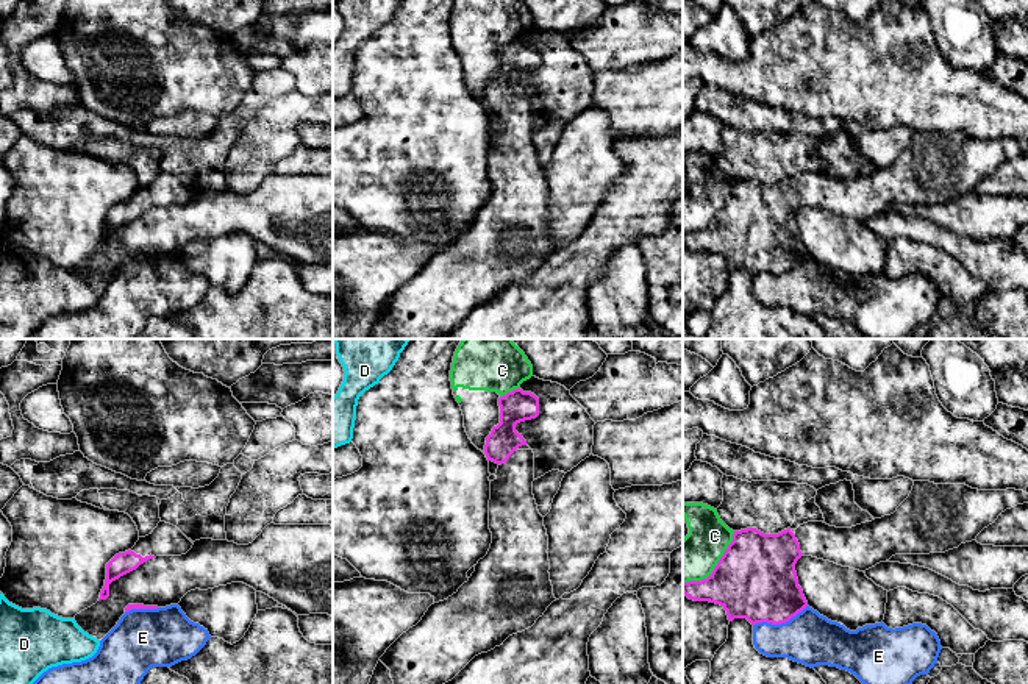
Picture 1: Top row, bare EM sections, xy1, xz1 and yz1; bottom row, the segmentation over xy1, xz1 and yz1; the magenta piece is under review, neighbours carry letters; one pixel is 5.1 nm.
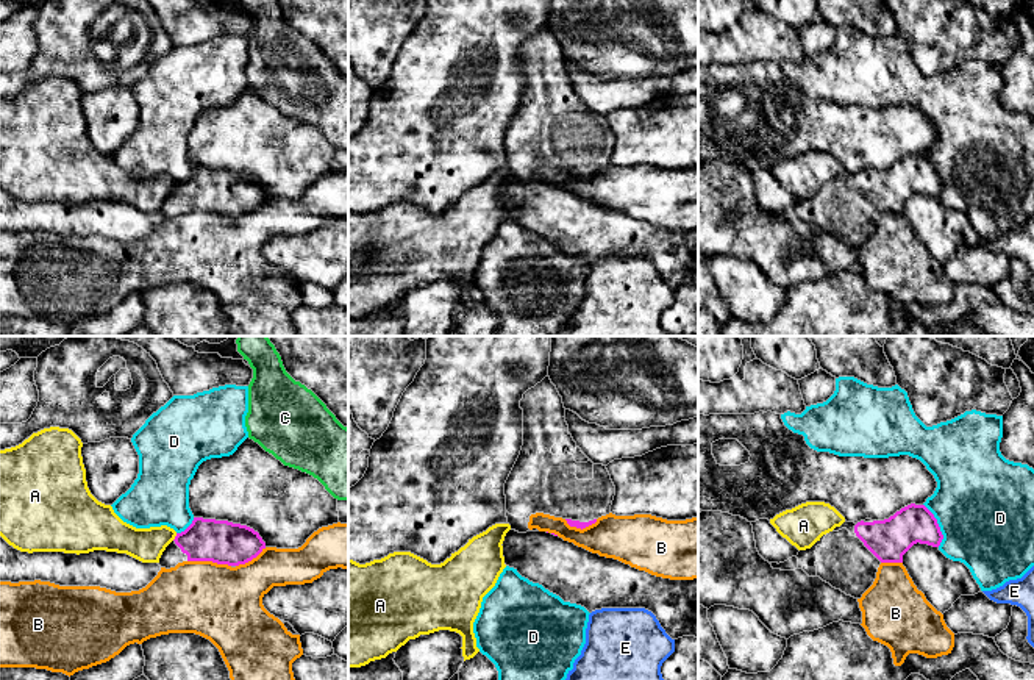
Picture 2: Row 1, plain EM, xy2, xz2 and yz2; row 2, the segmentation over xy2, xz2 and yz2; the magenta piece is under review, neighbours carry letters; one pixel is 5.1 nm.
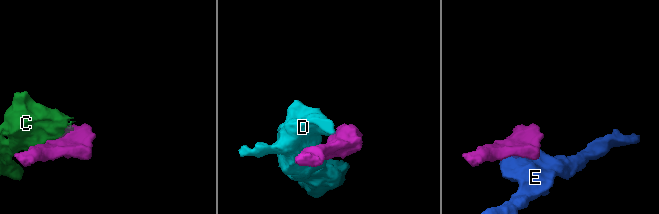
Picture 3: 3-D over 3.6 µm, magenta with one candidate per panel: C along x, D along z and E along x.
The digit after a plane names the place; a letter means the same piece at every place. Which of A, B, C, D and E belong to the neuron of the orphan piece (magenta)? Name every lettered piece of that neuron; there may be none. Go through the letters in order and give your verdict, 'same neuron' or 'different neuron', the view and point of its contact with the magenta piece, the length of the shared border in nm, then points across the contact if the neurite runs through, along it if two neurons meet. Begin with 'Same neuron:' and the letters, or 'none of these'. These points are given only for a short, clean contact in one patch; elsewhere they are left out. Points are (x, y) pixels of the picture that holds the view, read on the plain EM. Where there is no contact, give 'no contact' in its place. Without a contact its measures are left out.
Same neuron: none of these
A: different neuron; meets magenta in xy2 at (175, 186); contact 50 nm long; border along xy2 (177, 183), (172, 189)
B: different neuron; meets magenta in xy2 at (210, 210); contact 220 nm long; border along xy2 (188, 210), (211, 210), (230, 216)
C: different neuron; meets magenta in yz1 at (716, 216); contact 380 nm long
D: different neuron; meets magenta in yz2 at (937, 175); contact 240 nm long
E: different neuron; meets magenta in yz1 at (780, 274); contact 300 nm long

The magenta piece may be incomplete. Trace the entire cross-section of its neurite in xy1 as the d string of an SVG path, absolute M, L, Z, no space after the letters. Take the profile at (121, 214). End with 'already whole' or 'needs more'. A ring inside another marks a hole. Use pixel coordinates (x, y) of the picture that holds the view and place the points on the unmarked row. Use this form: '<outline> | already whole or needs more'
M159 172L152 184L139 187L136 195L116 205L106 214L106 230L98 250L109 247L109 234L136 220L141 214L156 206L181 206L192 198L192 192L173 175Z | needs more

